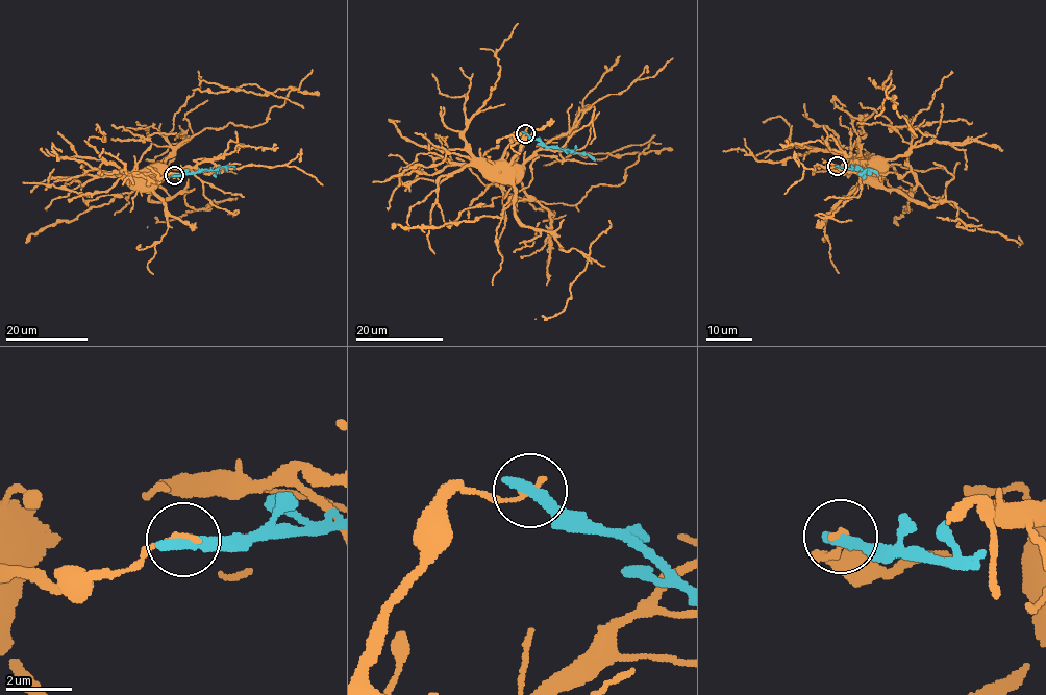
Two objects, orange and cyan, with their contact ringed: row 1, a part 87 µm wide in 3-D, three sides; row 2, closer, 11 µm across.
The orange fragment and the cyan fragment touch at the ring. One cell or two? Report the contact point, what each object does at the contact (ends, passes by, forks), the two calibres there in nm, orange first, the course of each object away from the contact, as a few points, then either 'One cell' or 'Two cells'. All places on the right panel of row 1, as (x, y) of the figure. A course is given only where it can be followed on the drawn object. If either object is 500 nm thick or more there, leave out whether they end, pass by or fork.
Place: (837, 166). At the ring orange ends. At the ring cyan ends. Thickness 180 nm (orange) against 460 nm. Course of orange: (837, 165), (836, 169), (856, 168), (868, 163). Course of cyan: (837, 165), (864, 171), (868, 169), (878, 175). Two cells

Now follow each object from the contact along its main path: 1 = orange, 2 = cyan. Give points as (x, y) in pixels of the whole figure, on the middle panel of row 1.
1: (524, 132), (514, 134), (502, 157), (504, 167)
2: (524, 132), (547, 146), (588, 153), (595, 160)

